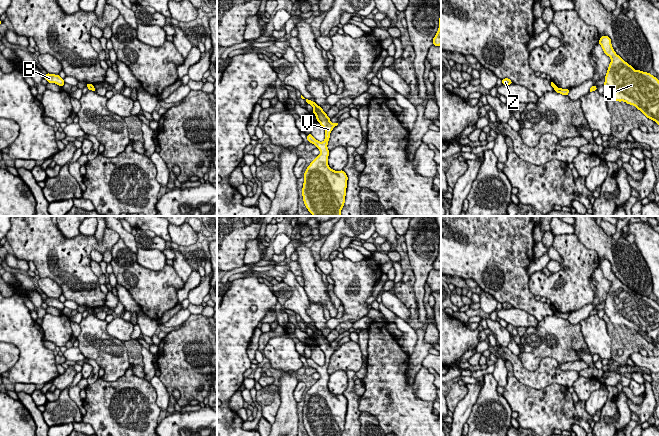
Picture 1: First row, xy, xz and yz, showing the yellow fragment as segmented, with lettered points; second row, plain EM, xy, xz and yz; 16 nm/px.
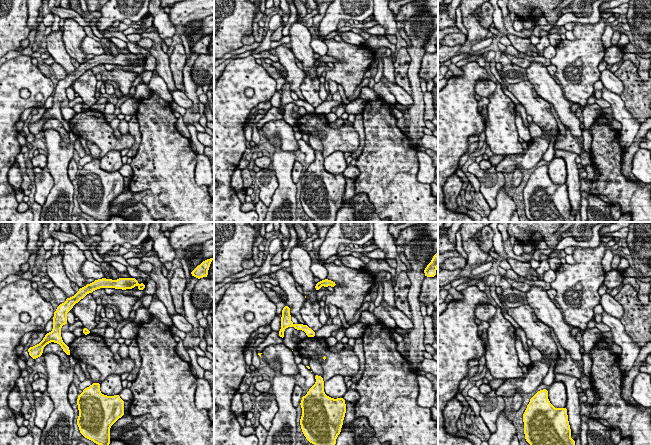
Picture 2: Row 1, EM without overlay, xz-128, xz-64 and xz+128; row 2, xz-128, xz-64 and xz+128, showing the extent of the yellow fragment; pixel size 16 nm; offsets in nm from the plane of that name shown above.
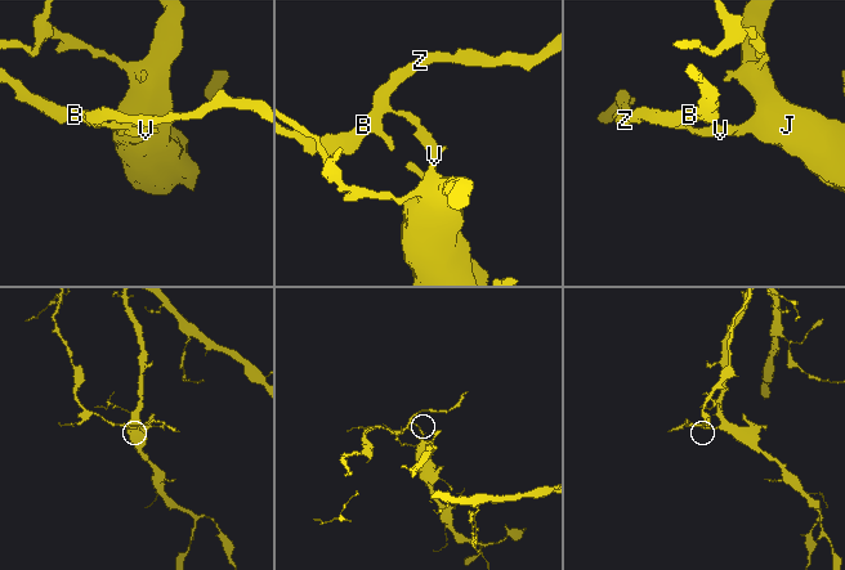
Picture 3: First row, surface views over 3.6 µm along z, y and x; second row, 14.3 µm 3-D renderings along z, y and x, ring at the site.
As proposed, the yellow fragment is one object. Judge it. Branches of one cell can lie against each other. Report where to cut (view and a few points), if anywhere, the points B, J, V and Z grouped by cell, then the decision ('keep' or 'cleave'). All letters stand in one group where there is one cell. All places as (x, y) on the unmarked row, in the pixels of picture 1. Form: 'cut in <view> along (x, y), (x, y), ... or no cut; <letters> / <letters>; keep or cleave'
cut in xz along (317, 329), (314, 332); B Z / J V; cleave

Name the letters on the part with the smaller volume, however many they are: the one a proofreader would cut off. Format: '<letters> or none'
B, Z

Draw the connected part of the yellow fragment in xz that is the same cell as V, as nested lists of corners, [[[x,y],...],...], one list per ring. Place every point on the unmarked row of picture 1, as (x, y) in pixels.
[[[320,330],[314,332],[313,337],[325,354],[325,364],[319,366],[311,358],[307,359],[307,364],[316,369],[320,378],[304,397],[303,425],[309,436],[341,436],[345,427],[348,401],[343,394],[335,395],[329,391],[327,372],[330,357],[339,347],[331,347]]]

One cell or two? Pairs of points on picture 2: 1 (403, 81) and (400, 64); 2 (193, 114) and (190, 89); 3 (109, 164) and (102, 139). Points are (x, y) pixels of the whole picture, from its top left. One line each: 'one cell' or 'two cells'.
1: one cell
2: one cell
3: two cells

